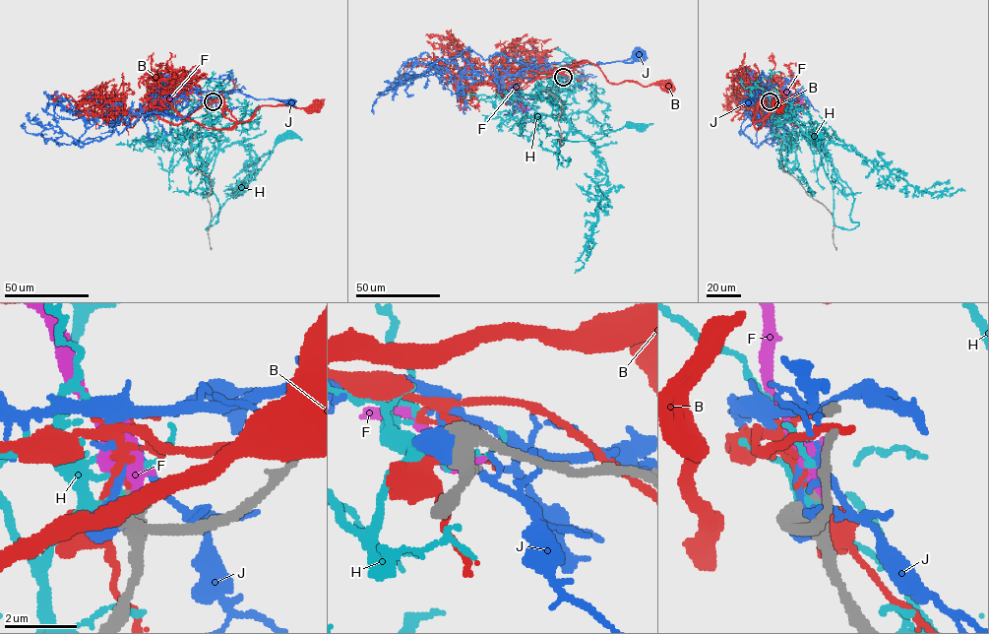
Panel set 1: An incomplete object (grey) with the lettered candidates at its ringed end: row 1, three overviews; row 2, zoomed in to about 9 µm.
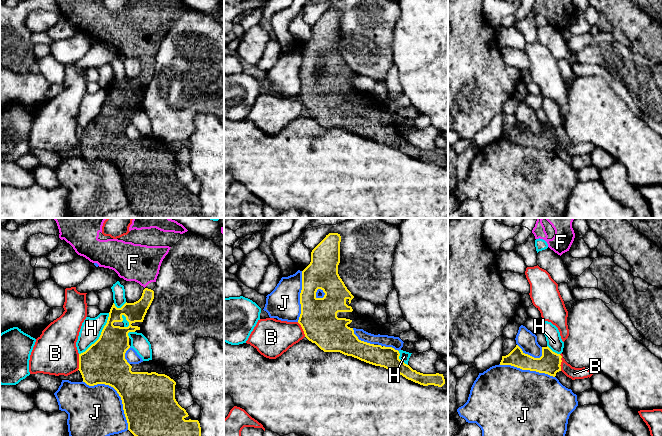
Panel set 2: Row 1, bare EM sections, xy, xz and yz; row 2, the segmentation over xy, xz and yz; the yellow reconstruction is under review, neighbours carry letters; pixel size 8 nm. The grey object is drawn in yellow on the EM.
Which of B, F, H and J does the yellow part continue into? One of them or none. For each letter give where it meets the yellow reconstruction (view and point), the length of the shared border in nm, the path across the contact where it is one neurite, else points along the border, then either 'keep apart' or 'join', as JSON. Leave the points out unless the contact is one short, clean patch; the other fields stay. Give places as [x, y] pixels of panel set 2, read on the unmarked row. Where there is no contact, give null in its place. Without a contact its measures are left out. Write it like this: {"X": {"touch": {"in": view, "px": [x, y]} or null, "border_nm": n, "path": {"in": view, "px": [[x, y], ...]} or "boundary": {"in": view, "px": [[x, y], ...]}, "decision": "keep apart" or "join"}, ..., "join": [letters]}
{"B": {"touch": {"in": "yz", "px": [561, 137]}, "border_nm": 140, "decision": "keep apart"}, "F": {"touch": null, "decision": "join"}, "H": {"touch": {"in": "xy", "px": [100, 111]}, "border_nm": 420, "decision": "keep apart"}, "J": {"touch": {"in": "xy", "px": [117, 168]}, "border_nm": 550, "decision": "keep apart"}, "join": ["F"]}

